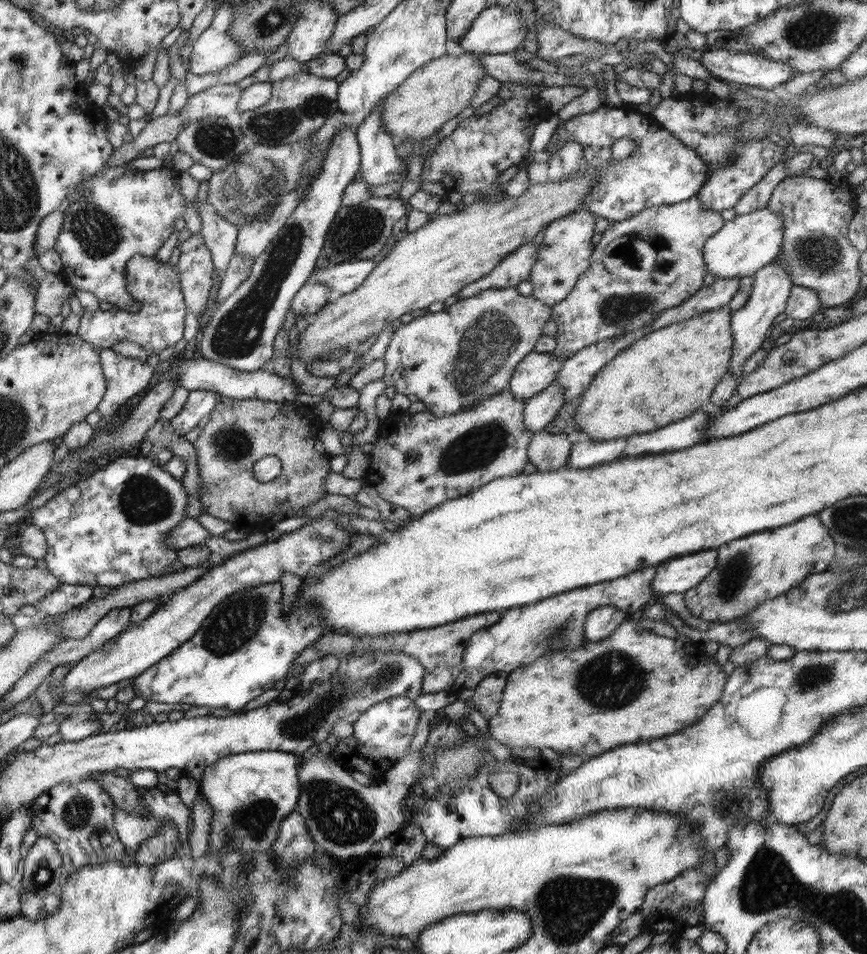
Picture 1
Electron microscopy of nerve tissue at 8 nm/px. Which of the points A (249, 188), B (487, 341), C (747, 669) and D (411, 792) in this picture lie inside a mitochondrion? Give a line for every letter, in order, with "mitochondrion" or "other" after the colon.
A: mitochondrion
B: mitochondrion
C: other
D: other

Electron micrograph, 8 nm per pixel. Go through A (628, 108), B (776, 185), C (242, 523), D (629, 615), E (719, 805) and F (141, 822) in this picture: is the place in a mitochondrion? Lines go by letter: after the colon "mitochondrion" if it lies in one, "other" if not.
A: other
B: other
C: other
D: other
E: mitochondrion
F: other

